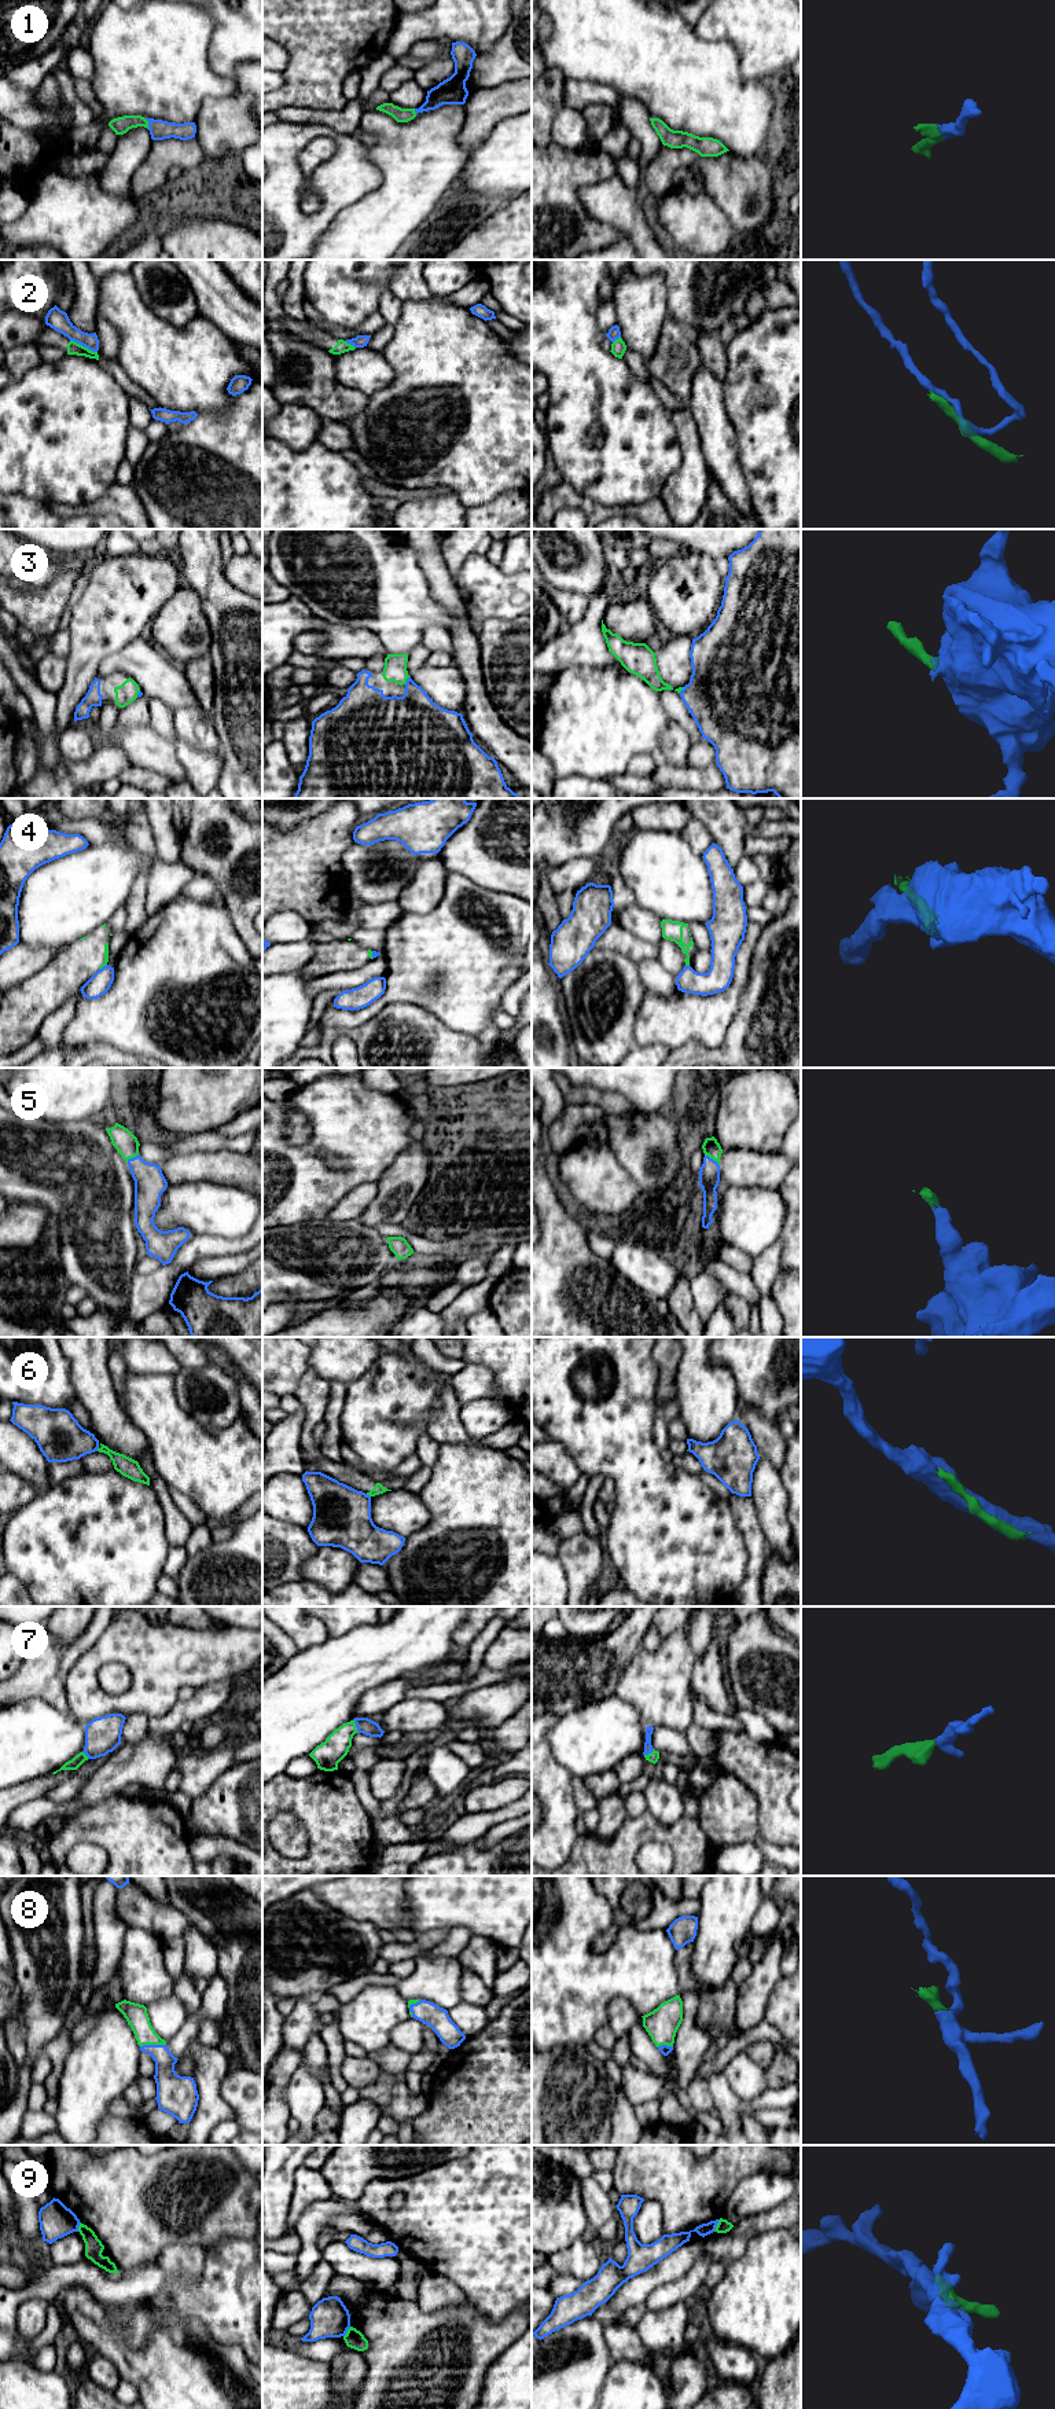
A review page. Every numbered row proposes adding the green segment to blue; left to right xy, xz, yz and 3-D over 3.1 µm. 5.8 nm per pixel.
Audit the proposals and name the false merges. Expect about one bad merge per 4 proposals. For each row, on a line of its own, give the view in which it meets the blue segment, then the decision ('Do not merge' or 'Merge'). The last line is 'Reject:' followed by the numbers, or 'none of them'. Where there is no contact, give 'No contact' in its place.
1: Touches blue in xy. Merge
2: Touches blue in xy. Do not merge
3: Touches blue in xz. Merge
4: Touches blue in yz. Do not merge
5: Touches blue in yz. Merge
6: Touches blue in xz. Do not merge
7: Touches blue in xz. Merge
8: Touches blue in xy. Merge
9: Touches blue in yz. Do not merge
Reject: 2, 4, 6, 9

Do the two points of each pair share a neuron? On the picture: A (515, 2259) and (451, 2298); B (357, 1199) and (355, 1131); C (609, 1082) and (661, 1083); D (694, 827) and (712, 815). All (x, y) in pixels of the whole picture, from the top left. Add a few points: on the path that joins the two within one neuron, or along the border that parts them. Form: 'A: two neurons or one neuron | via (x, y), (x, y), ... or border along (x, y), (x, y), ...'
A: two neurons | border along (433, 2273), (447, 2277), (467, 2301)
B: two neurons | border along (375, 1181), (357, 1185), (333, 1207)
C: one neuron | via (621, 1082), (649, 1082)
D: two neurons | border along (690, 815), (695, 816), (705, 826), (715, 841)

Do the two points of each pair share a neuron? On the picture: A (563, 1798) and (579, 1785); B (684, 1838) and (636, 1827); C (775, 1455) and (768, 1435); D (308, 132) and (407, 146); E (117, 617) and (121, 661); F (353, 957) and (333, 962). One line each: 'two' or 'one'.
A: two
B: one
C: one
D: two
E: two
F: one

